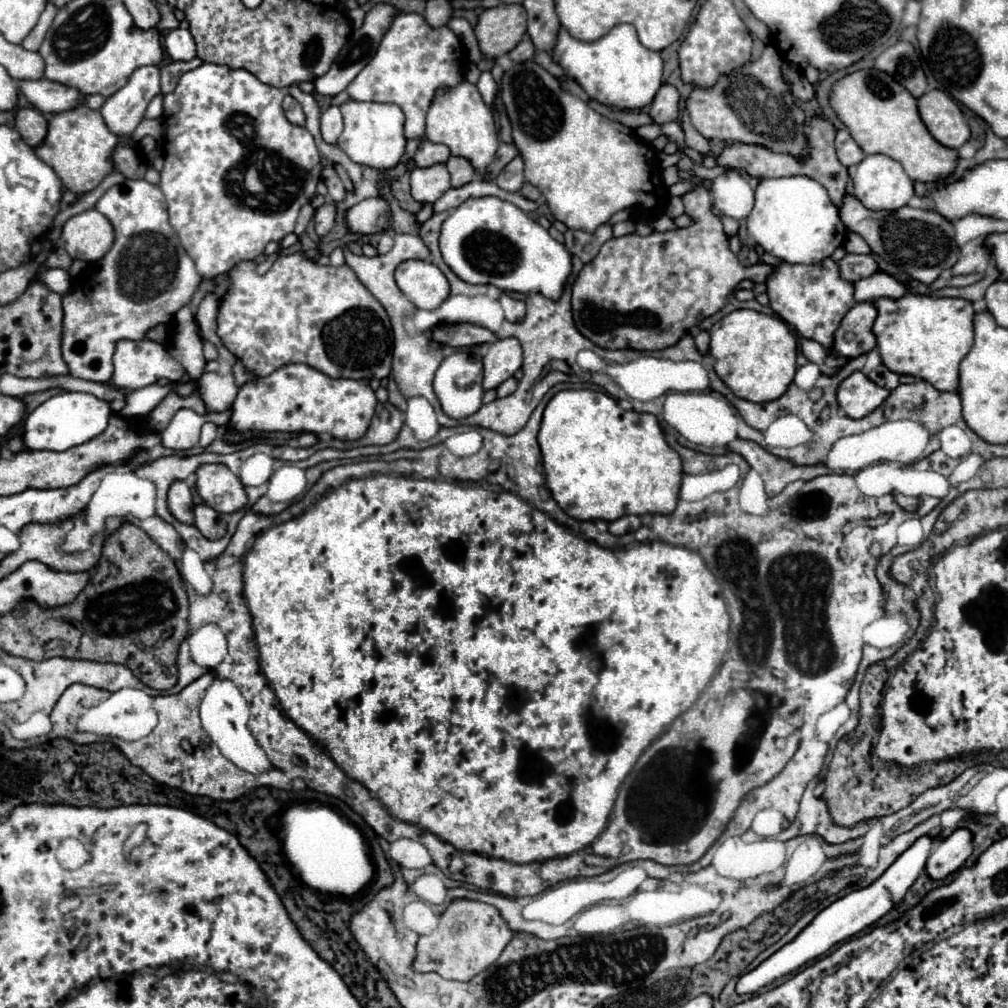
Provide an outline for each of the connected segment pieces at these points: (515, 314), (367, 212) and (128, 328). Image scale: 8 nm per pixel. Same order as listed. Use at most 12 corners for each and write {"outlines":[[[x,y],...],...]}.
{"outlines":[[[502,294],[500,304],[506,320],[520,322],[526,316],[526,304]],[[366,198],[348,210],[346,224],[358,234],[390,228],[384,198]],[[124,180],[96,204],[116,240],[64,298],[76,378],[112,378],[202,282],[162,190]]]}

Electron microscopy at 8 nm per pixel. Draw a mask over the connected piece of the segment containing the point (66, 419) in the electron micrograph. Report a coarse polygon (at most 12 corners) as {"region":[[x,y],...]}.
{"region":[[62,392],[28,414],[30,450],[62,452],[102,434],[112,408]]}

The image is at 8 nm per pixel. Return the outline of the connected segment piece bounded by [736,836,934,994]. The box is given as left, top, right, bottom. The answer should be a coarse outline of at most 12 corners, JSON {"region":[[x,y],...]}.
{"region":[[920,836],[878,880],[824,908],[736,982],[760,988],[880,920],[922,874]]}

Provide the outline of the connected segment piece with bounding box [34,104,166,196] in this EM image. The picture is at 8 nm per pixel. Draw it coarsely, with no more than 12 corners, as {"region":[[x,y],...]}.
{"region":[[82,104],[52,116],[34,148],[74,194],[112,172],[118,142],[160,136],[164,118],[144,118],[132,136],[108,130]]}

